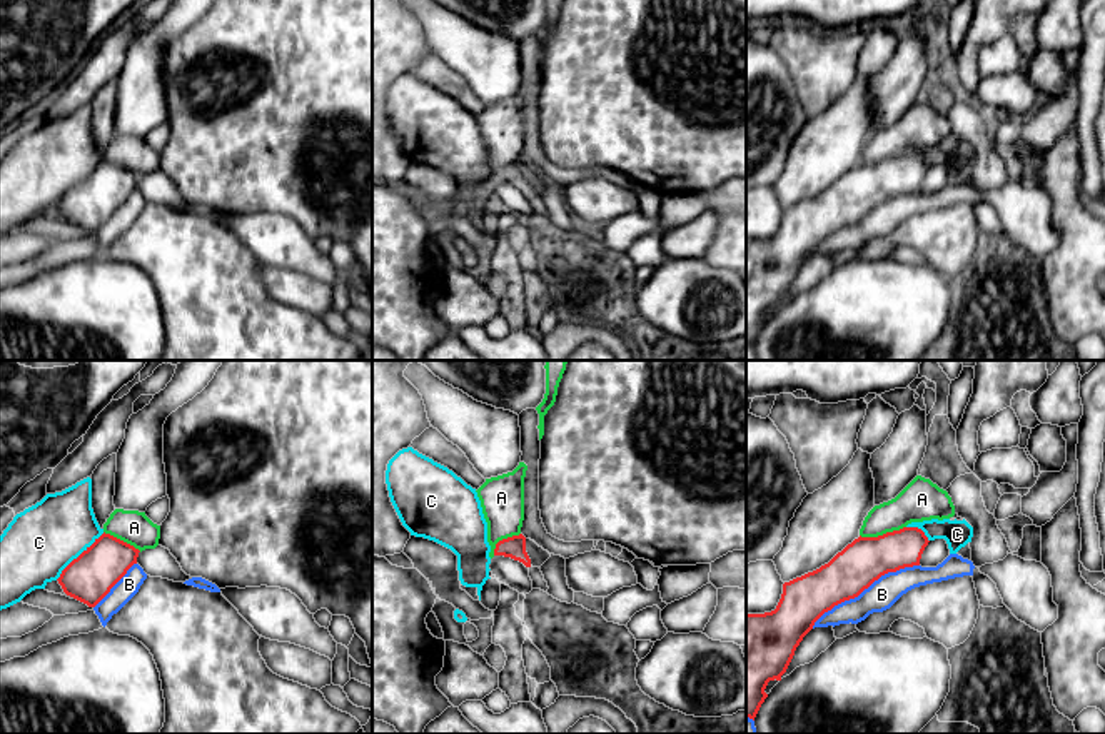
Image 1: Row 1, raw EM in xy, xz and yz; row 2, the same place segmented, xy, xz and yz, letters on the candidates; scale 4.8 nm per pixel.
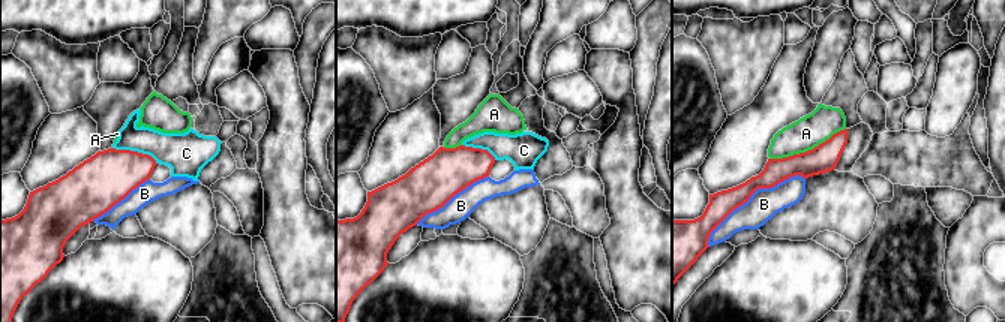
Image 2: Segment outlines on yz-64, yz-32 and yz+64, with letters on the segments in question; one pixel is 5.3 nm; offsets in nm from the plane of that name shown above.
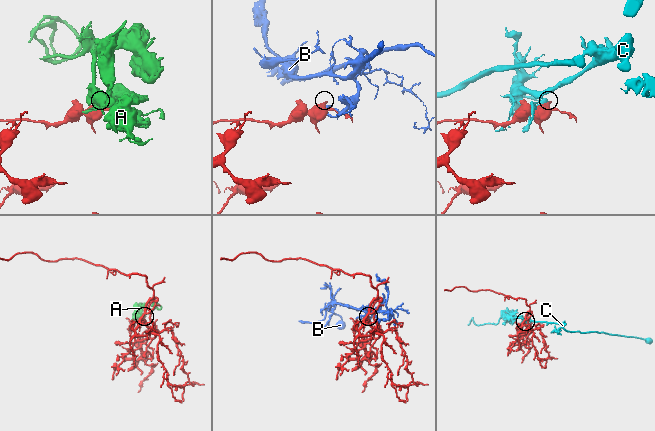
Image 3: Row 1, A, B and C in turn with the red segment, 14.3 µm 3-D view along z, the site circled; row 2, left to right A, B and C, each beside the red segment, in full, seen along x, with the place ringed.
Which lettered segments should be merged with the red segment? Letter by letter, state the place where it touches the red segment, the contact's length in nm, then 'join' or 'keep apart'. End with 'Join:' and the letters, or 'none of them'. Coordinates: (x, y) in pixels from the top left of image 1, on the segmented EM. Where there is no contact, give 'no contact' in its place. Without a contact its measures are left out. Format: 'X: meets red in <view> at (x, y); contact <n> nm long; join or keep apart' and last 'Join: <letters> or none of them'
A: meets red in yz at (883, 534); contact 220 nm long; keep apart
B: meets red in yz at (863, 589); contact 600 nm long; keep apart
C: meets red in xy at (80, 554); contact 340 nm long; keep apart
Join: none of them

